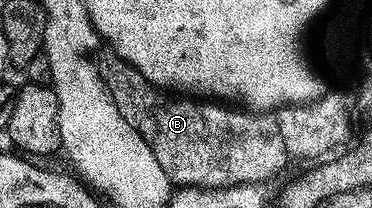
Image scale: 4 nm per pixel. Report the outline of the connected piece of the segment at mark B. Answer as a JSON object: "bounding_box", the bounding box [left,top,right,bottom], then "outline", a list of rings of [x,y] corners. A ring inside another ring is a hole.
{"bounding_box":[100,54,288,189],"outline":[[[107,54],[104,58],[101,57],[100,67],[102,69],[102,77],[112,94],[112,102],[116,106],[116,110],[120,110],[120,118],[127,120],[140,134],[140,138],[144,138],[144,142],[148,142],[152,154],[156,154],[156,162],[160,162],[160,170],[164,170],[164,174],[168,174],[171,185],[183,188],[209,189],[238,187],[241,184],[262,186],[265,185],[265,180],[270,180],[273,176],[278,176],[285,170],[288,157],[286,155],[286,147],[284,146],[284,137],[280,134],[280,126],[273,115],[255,114],[249,110],[239,110],[234,106],[223,106],[218,102],[199,102],[194,98],[175,98],[173,95],[167,94],[163,89],[154,87],[153,84],[146,81],[144,74],[140,74],[131,64],[125,64],[119,56],[113,54]]]}

